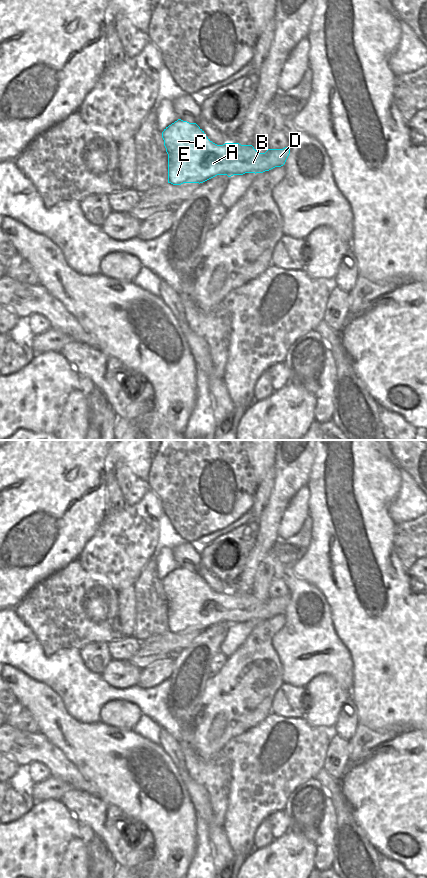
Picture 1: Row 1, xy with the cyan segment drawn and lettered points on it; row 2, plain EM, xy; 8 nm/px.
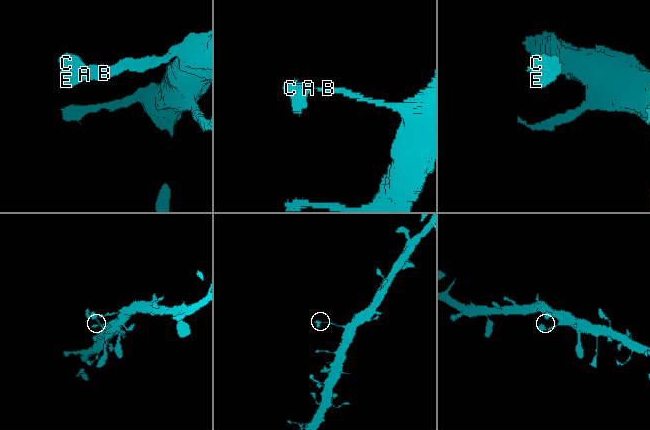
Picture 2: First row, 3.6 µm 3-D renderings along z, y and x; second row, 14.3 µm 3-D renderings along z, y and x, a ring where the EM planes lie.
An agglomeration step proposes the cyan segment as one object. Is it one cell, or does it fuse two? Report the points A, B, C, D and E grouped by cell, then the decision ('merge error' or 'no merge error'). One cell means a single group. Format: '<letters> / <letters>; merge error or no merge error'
A B C D E; no merge error

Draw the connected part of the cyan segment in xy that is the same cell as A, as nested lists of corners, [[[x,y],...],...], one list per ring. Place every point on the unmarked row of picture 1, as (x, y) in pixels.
[[[178,567],[162,580],[164,594],[168,602],[168,631],[203,631],[217,623],[243,623],[245,621],[263,621],[285,612],[290,596],[268,597],[259,601],[252,593],[239,591],[213,591],[196,572]]]

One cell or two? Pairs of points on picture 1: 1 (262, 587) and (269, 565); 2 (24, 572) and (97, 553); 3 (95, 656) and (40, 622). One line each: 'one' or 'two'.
1: one
2: two
3: two

